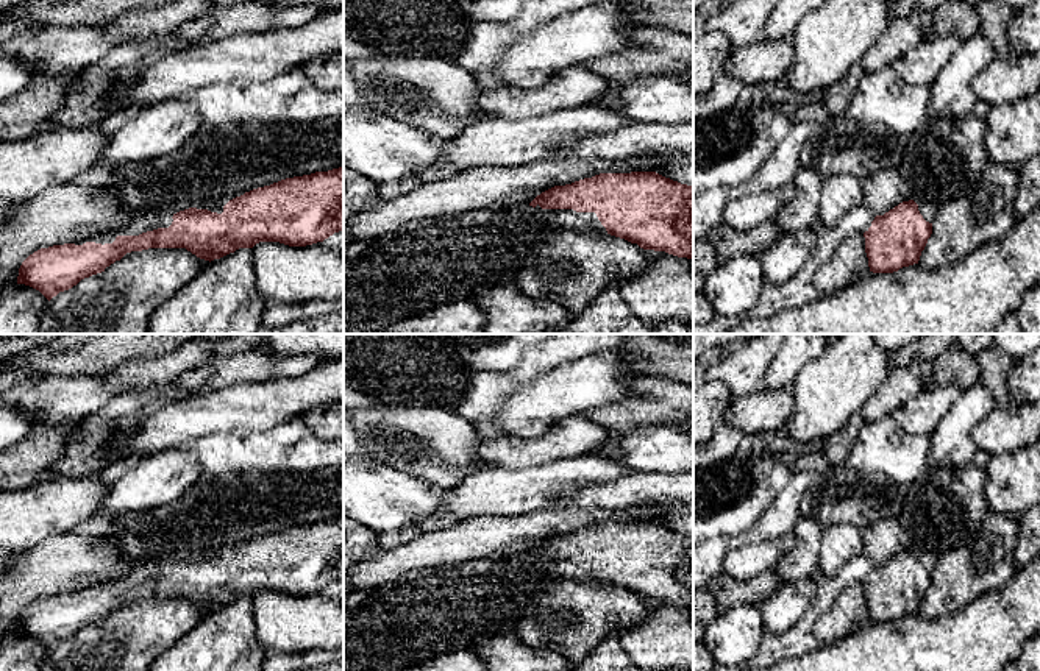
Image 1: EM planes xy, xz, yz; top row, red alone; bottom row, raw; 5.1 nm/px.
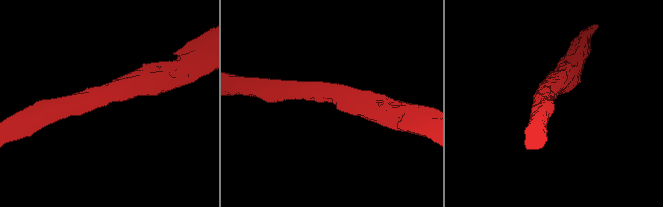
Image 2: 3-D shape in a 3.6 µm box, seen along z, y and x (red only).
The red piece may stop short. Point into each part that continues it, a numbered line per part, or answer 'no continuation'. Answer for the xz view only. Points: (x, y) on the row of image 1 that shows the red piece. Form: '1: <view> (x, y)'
1: xz (562, 219)

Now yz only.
1: yz (928, 209)

